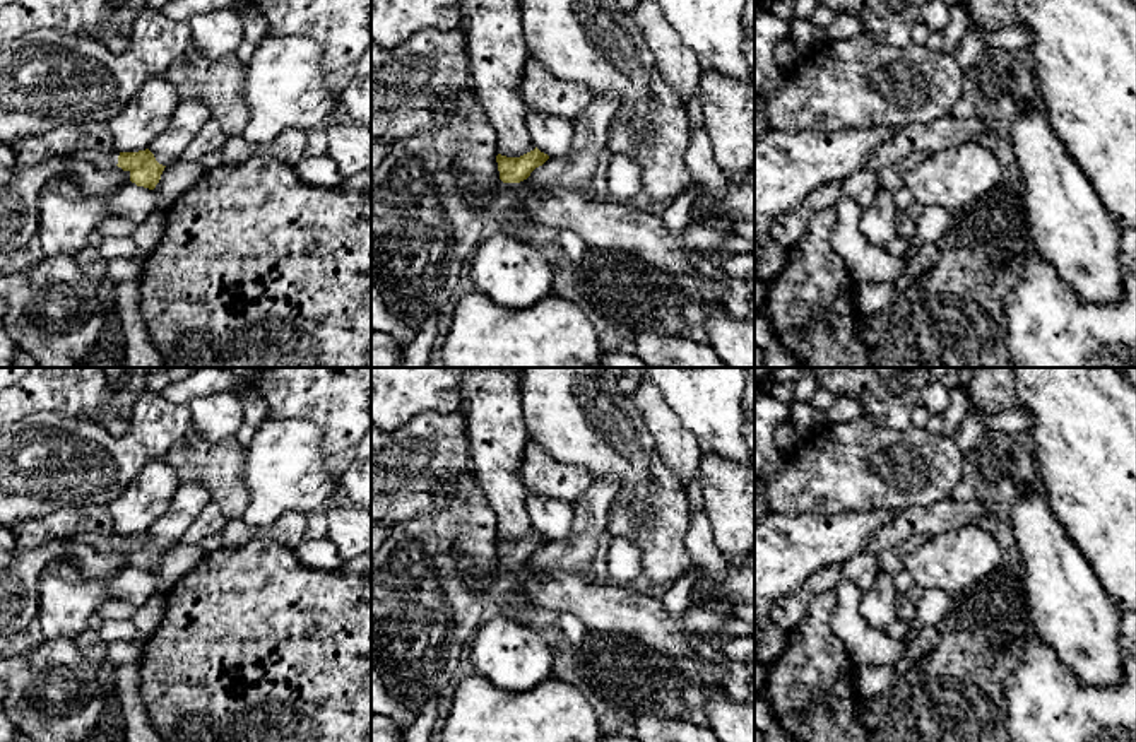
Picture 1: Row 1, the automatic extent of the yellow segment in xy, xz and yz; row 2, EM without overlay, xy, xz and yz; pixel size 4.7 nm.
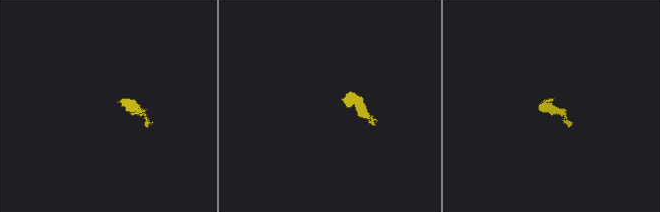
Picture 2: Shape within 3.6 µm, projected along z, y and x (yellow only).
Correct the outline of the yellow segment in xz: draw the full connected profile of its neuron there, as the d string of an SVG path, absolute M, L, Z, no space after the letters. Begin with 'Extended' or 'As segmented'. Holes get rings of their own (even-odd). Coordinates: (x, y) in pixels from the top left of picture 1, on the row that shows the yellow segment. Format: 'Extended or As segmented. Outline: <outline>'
As segmented. Outline: M537 147L520 157L506 157L498 154L498 171L503 183L520 183L530 176L530 173L542 166L549 159L547 154L541 152Z

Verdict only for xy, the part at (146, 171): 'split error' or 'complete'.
split error

